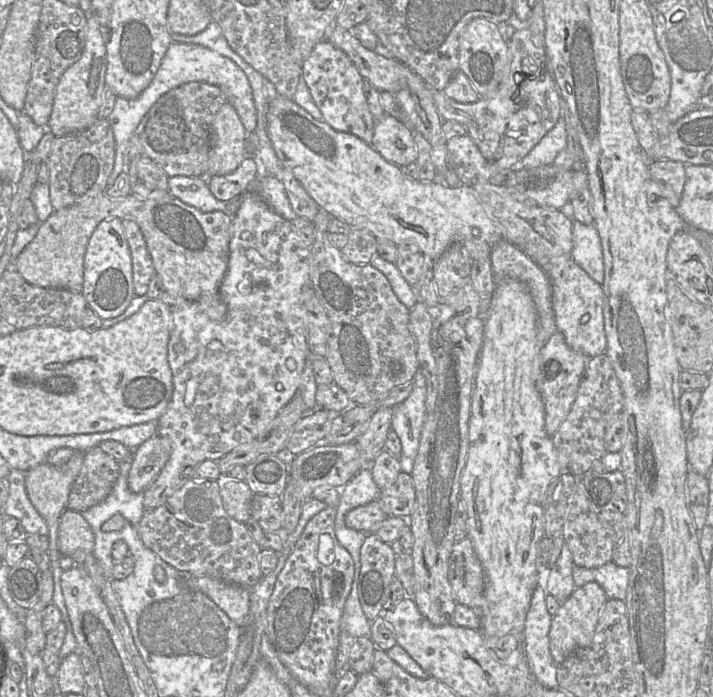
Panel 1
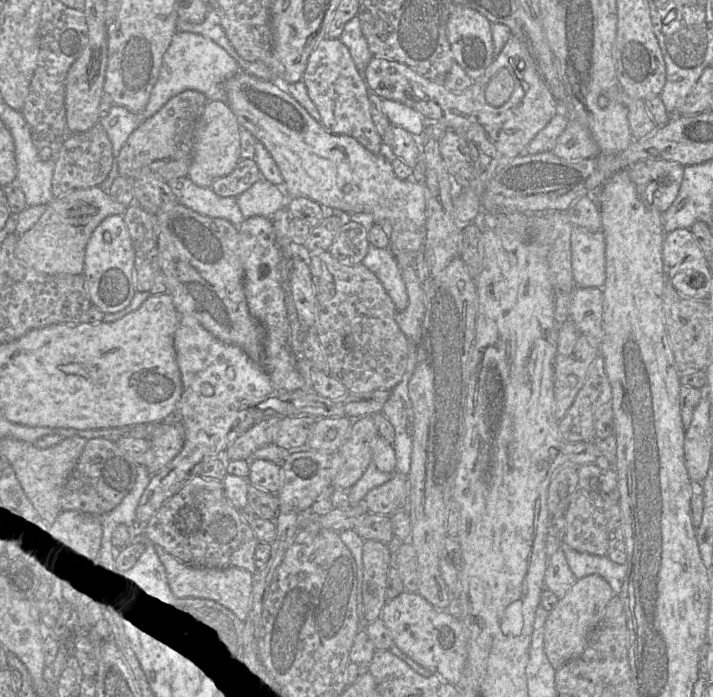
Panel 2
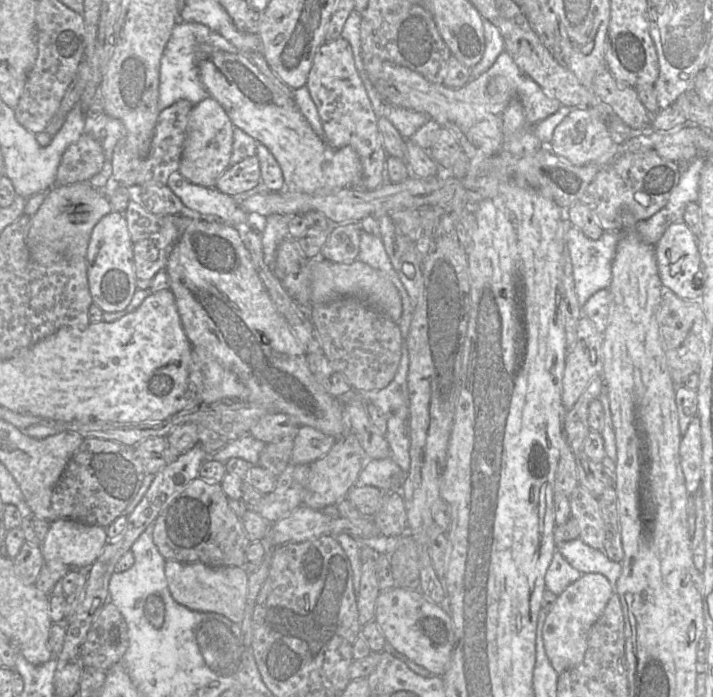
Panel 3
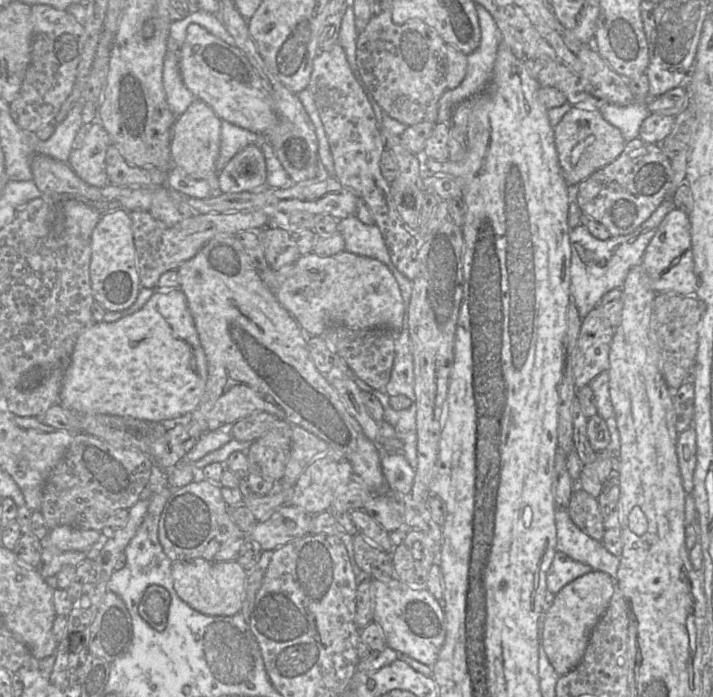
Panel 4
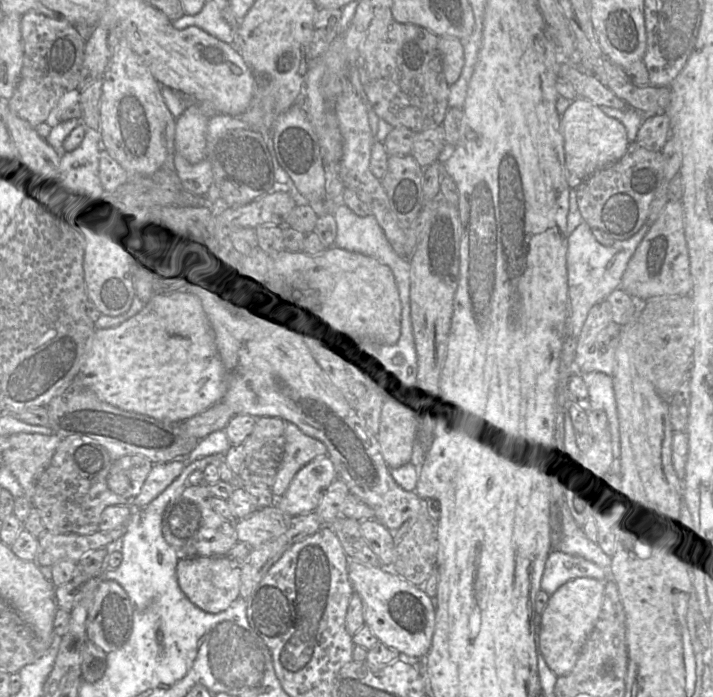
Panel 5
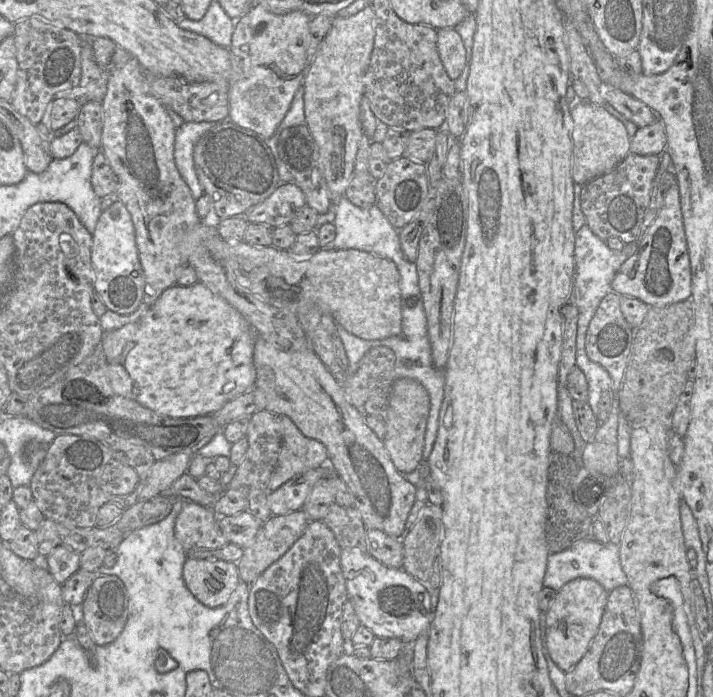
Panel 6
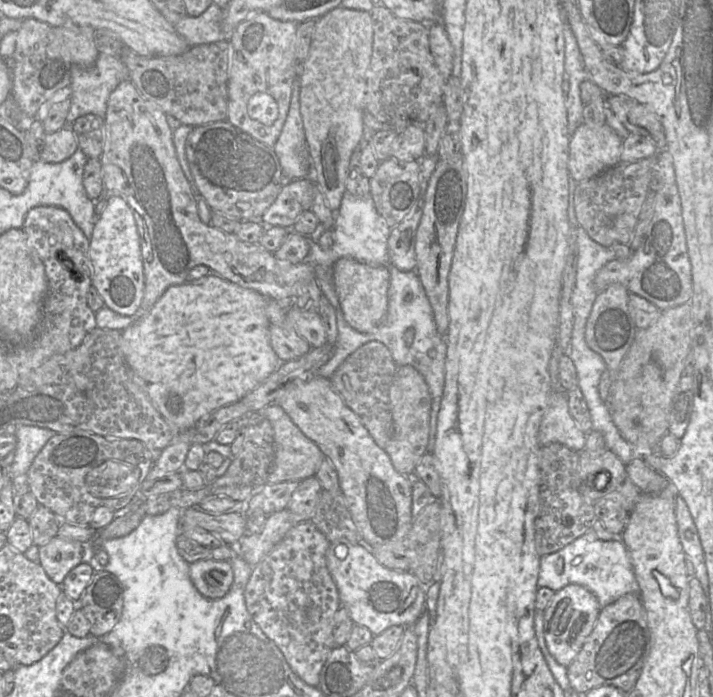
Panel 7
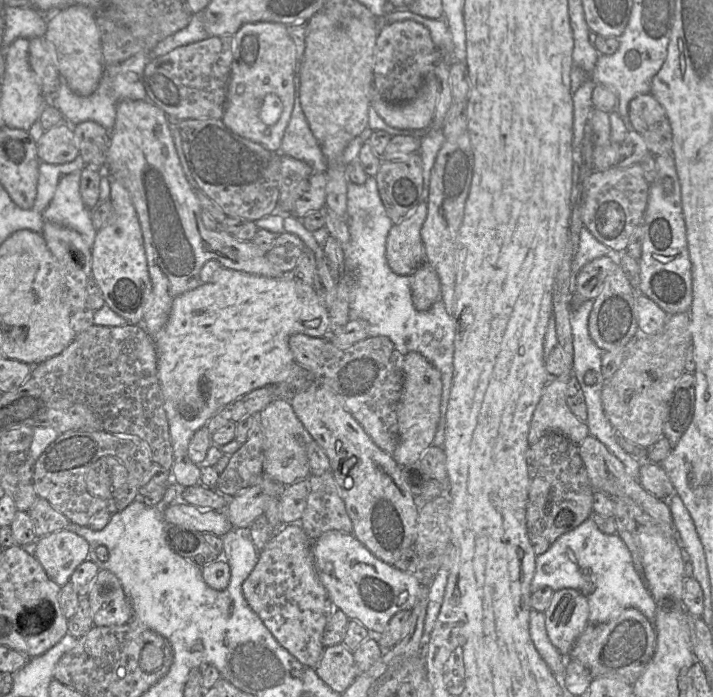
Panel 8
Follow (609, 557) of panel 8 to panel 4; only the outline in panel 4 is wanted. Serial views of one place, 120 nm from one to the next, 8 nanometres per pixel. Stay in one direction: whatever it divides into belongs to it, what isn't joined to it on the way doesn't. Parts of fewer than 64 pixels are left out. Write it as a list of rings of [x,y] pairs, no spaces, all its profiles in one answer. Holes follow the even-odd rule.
[[[557,551],[546,575],[547,590],[557,594],[564,586],[591,571],[595,570]]]

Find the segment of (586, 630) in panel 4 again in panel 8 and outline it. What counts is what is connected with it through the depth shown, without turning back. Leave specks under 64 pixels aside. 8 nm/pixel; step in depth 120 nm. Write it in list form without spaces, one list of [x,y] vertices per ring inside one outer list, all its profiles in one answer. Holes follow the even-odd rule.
[[[571,588],[554,591],[543,614],[546,633],[551,644],[562,656],[568,657],[589,623],[586,597]]]

